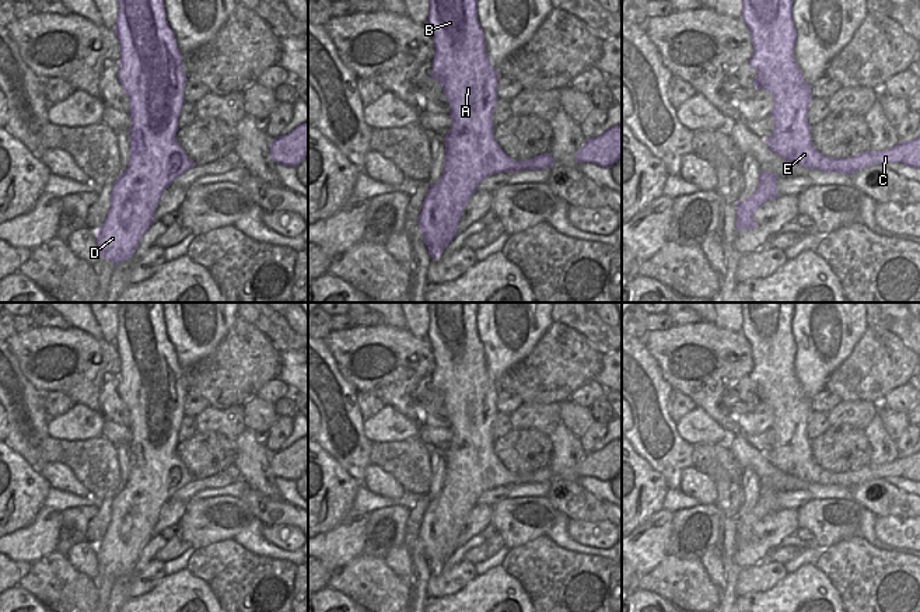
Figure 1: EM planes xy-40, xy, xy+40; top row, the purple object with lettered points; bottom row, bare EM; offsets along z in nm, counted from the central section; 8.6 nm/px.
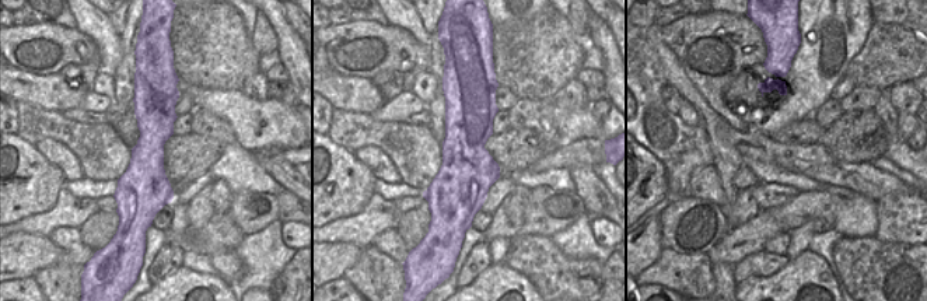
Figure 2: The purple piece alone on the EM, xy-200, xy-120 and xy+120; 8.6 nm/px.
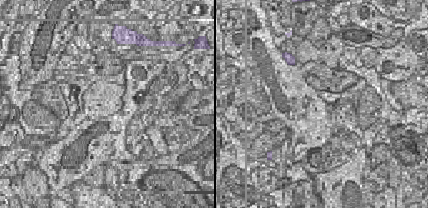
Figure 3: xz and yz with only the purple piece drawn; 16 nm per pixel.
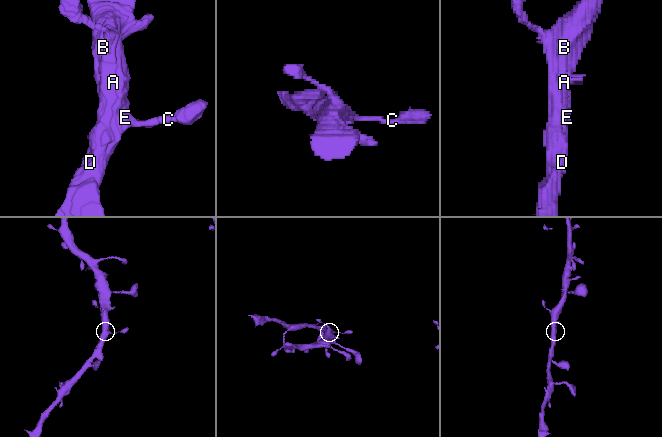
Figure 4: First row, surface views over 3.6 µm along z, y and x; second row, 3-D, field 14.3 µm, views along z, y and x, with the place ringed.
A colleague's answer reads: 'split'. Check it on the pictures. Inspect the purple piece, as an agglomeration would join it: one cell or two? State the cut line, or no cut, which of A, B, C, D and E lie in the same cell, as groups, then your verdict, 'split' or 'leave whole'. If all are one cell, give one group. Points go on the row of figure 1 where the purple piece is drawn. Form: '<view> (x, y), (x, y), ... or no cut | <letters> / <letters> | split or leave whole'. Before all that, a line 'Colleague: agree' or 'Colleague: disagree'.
Colleague: disagree
no cut | A B C D E | leave whole

